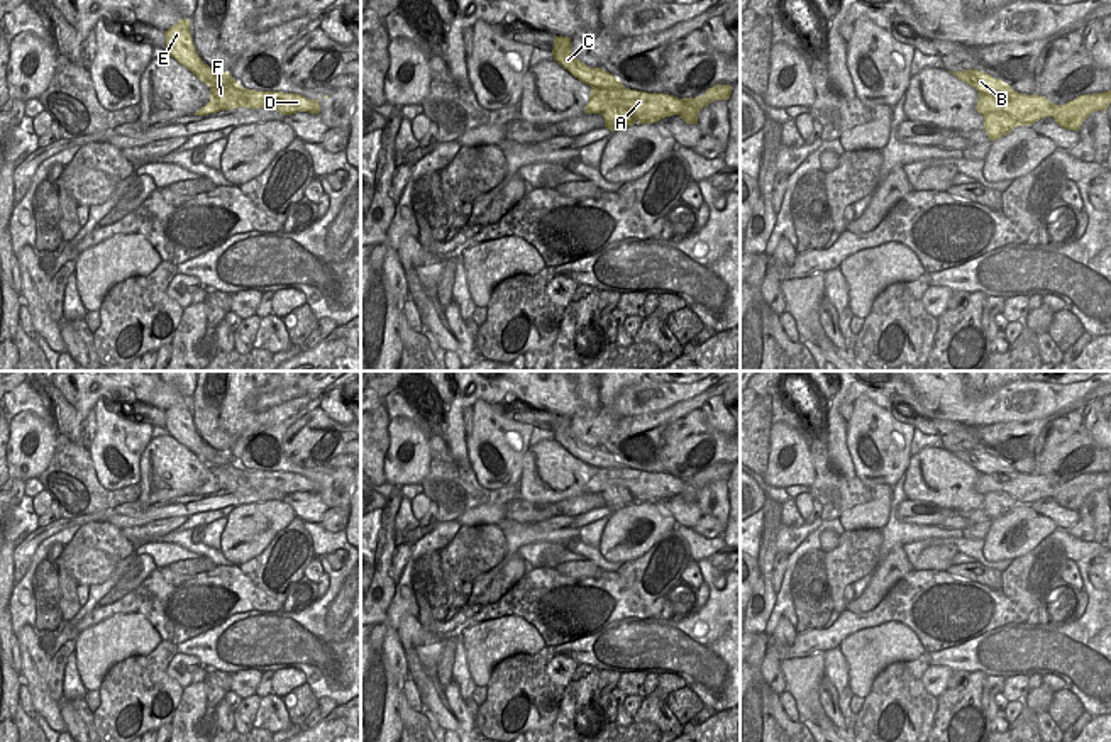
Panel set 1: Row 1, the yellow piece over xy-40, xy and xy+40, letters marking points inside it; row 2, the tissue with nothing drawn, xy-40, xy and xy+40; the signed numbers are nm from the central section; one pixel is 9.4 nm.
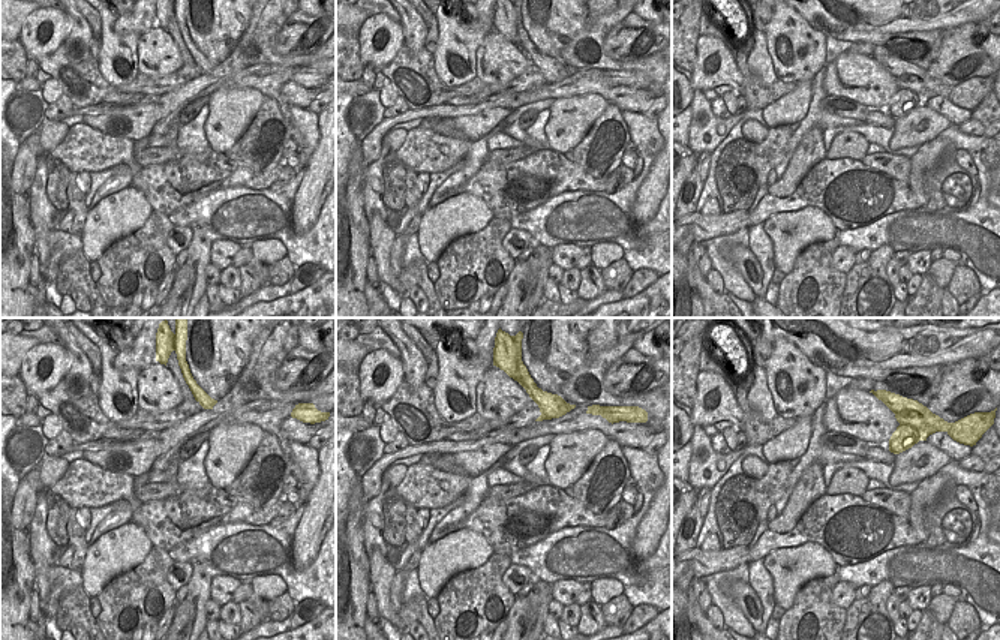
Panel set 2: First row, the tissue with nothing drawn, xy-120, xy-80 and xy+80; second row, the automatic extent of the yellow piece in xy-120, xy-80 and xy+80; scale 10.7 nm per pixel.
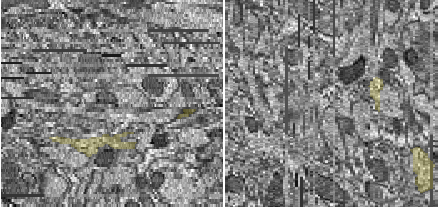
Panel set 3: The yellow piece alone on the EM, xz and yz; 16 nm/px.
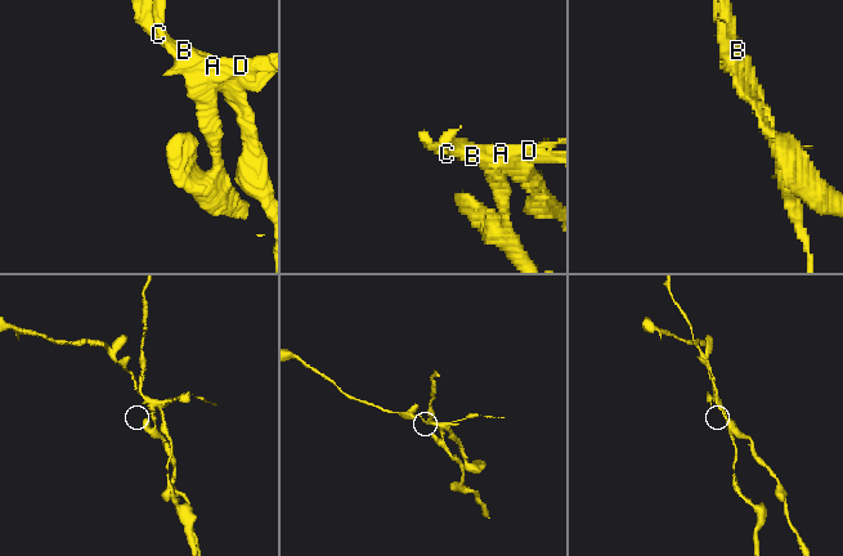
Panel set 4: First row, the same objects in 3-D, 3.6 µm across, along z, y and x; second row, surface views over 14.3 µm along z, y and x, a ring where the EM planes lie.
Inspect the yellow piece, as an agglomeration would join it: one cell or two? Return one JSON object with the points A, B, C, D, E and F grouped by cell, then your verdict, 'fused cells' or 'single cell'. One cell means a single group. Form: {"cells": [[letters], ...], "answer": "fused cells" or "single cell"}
{"cells": [["A", "B", "C", "D", "E"], ["F"]], "answer": "fused cells"}

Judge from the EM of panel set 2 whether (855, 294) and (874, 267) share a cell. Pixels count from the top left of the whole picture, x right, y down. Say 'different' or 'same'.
same

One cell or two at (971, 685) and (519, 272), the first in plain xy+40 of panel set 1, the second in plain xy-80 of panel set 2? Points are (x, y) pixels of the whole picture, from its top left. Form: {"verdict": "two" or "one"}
{"verdict": "one"}

